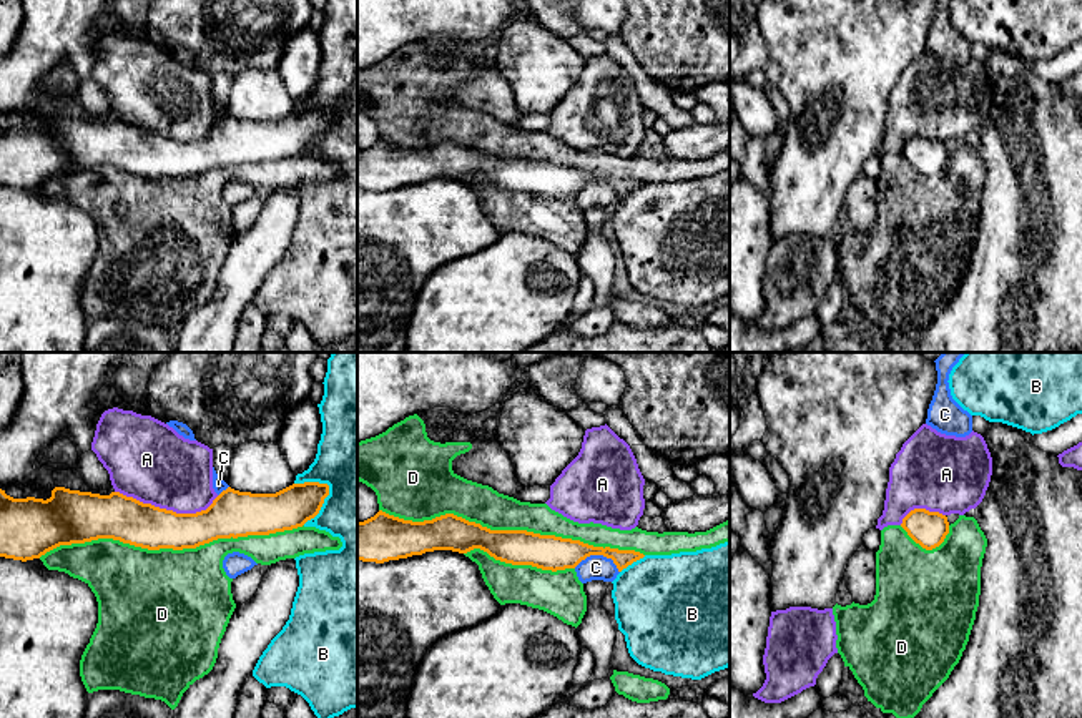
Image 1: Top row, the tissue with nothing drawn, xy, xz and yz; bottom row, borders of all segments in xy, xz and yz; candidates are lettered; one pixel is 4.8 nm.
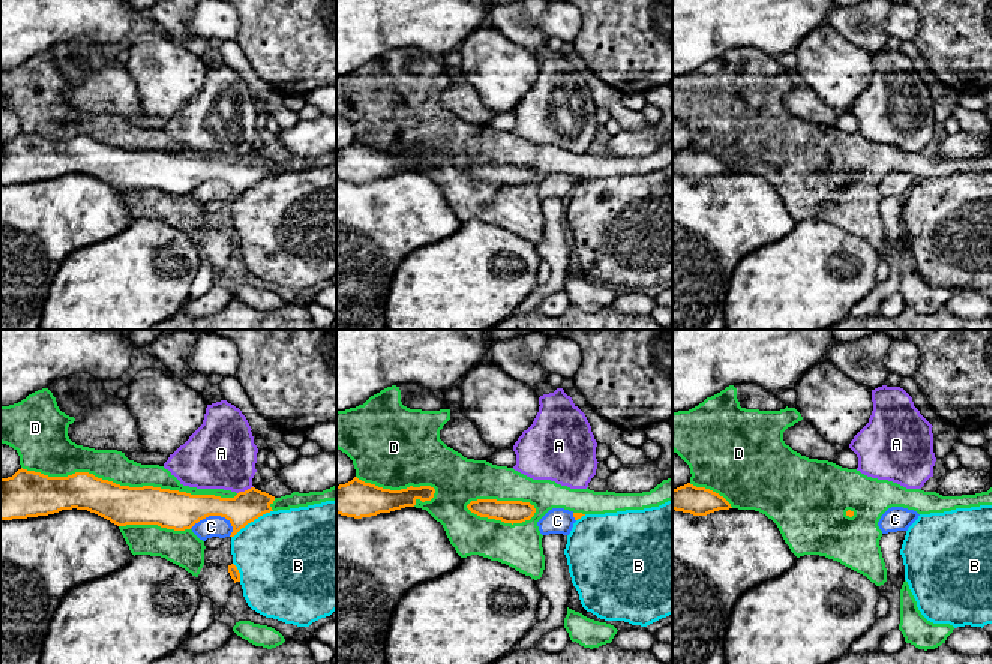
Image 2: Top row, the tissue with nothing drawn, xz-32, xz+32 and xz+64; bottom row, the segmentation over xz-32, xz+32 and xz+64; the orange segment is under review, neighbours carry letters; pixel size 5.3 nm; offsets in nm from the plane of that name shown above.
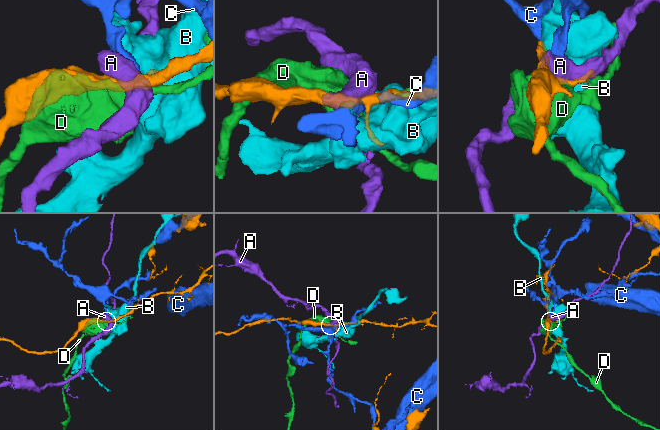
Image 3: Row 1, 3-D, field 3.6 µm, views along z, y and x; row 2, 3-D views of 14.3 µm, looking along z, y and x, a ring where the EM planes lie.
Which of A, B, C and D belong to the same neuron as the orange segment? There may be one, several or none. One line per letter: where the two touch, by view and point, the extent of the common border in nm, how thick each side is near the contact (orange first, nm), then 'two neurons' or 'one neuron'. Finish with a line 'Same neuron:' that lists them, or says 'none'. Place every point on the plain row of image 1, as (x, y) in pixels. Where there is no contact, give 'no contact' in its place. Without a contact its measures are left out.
A: xy (165, 137) | 500 nm | 220/380 nm | two neurons
B: xy (321, 133) | 240 nm | 200/320 nm | two neurons
C: xz (599, 181) | 220 nm | 170/130 nm | two neurons
D: xz (512, 158) | 1300 nm | 180/190 nm | one neuron
Same neuron: D

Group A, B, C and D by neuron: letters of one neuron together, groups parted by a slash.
A / B / C / D

